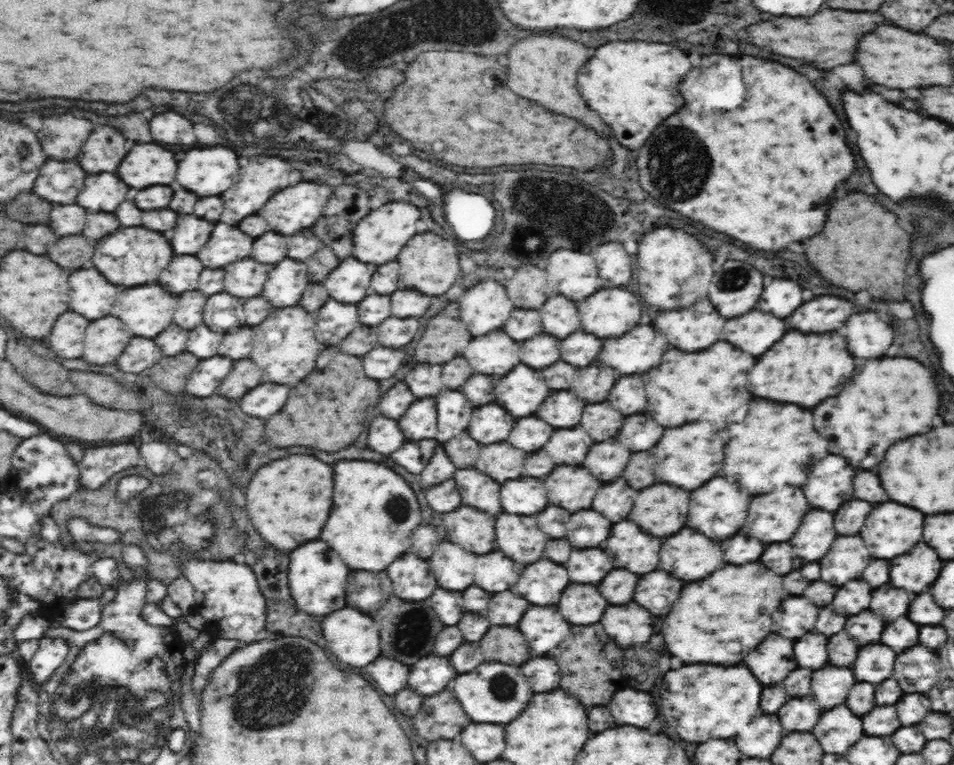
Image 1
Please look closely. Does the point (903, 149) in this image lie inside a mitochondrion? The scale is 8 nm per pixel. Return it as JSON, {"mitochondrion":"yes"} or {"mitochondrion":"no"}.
{"mitochondrion":"no"}

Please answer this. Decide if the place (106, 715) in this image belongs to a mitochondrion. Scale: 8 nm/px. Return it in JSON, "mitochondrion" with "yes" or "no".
{"mitochondrion":"yes"}

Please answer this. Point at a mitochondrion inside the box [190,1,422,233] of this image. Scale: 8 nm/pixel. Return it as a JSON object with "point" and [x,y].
{"point":[383,42]}

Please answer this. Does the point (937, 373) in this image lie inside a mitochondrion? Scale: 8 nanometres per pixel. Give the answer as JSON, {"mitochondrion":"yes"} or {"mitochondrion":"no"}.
{"mitochondrion":"no"}

